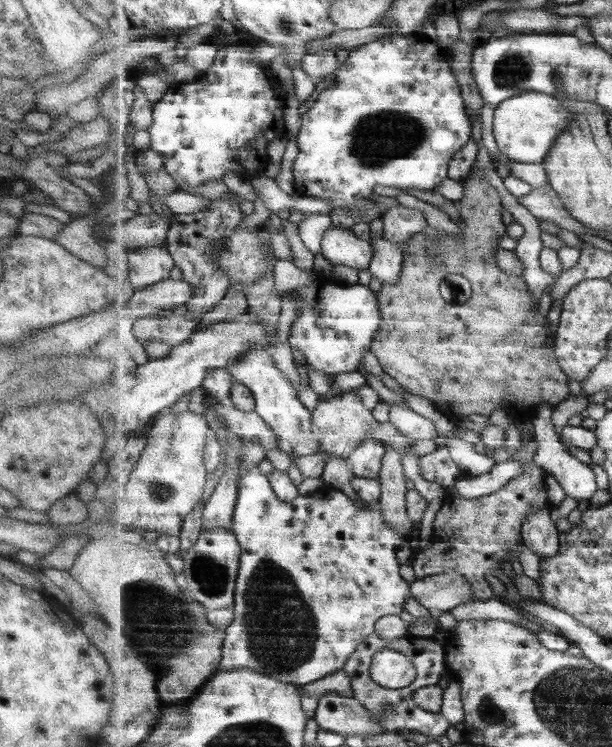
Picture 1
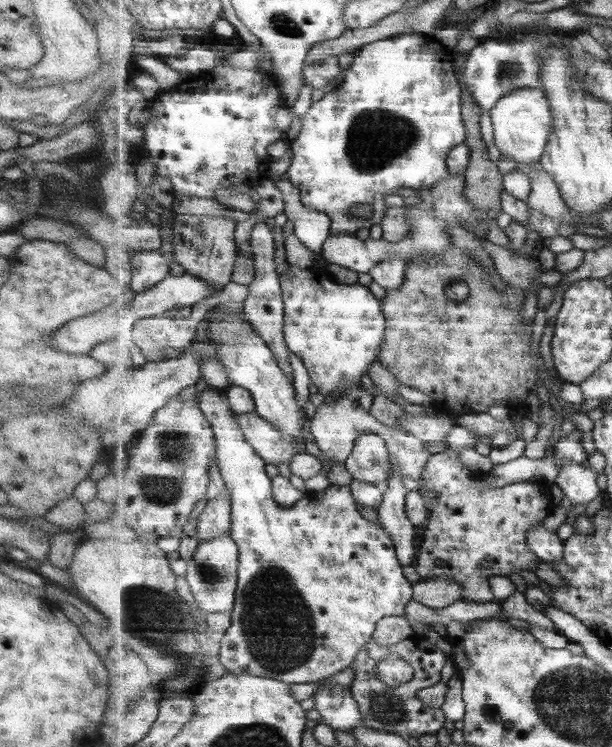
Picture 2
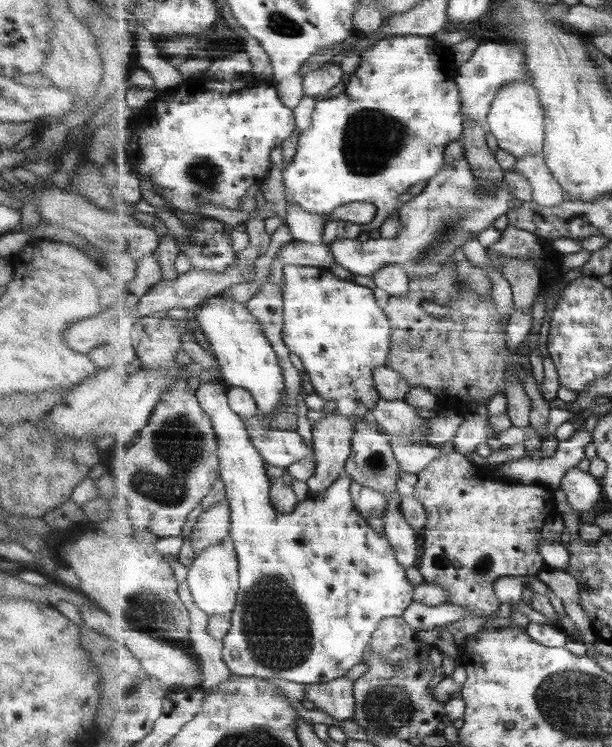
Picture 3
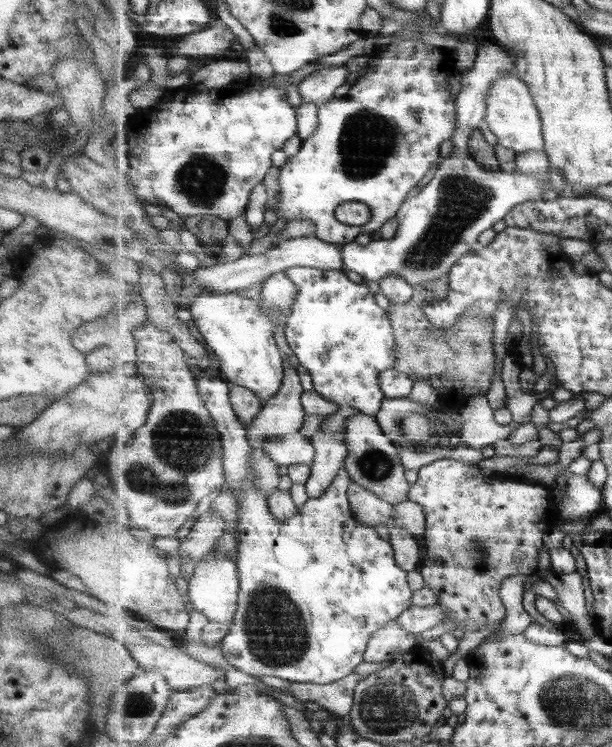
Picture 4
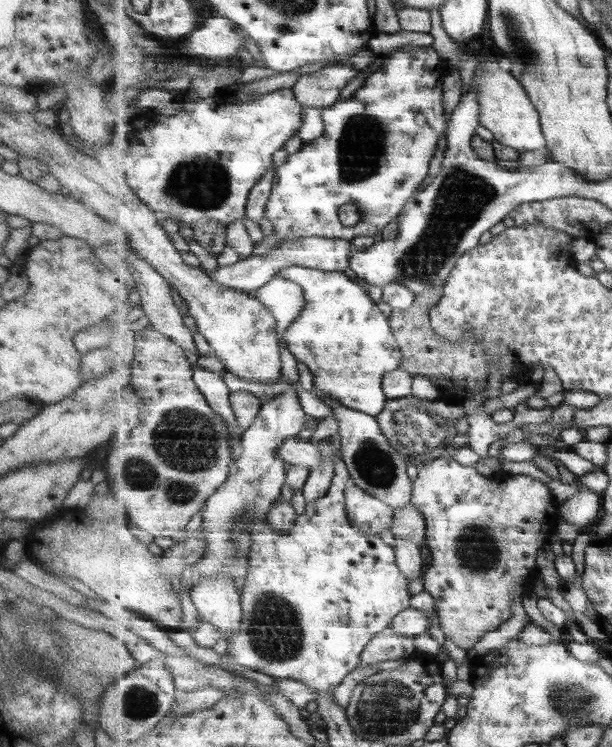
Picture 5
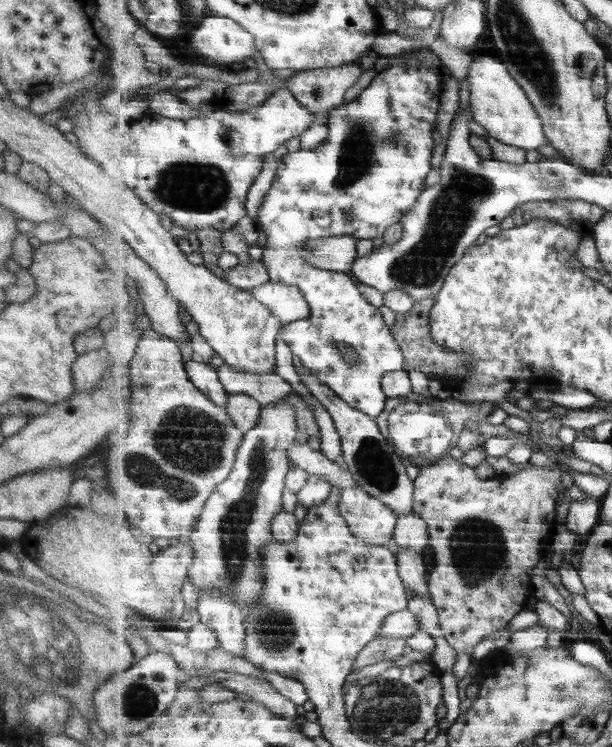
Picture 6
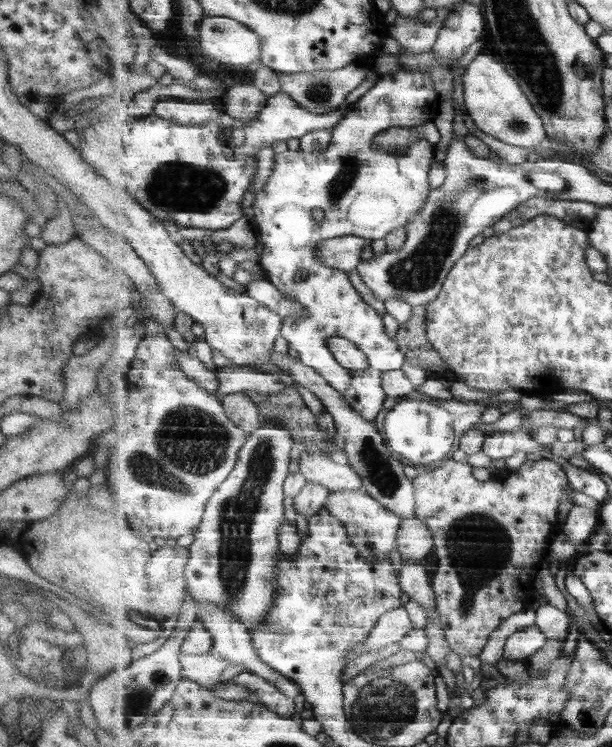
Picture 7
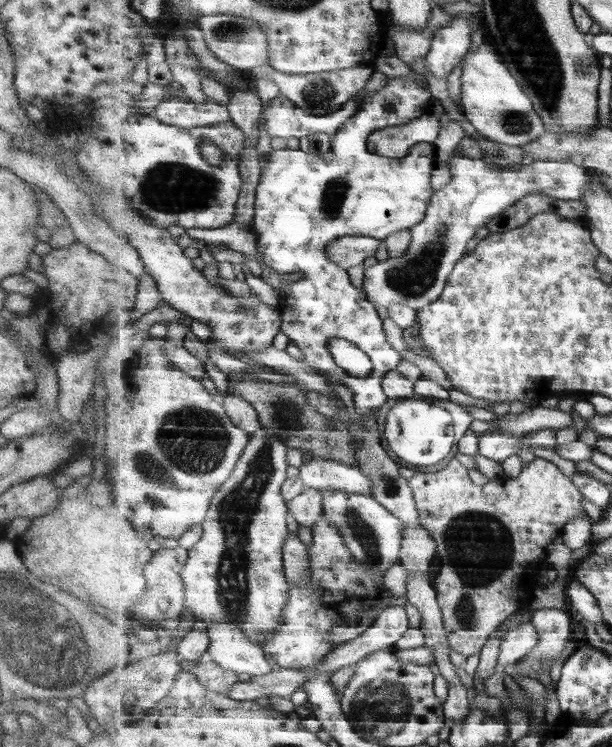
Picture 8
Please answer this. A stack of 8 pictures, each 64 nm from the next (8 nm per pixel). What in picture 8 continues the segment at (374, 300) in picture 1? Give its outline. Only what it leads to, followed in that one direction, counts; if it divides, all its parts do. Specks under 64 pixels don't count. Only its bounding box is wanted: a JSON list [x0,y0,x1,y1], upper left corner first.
[253,76,438,417]

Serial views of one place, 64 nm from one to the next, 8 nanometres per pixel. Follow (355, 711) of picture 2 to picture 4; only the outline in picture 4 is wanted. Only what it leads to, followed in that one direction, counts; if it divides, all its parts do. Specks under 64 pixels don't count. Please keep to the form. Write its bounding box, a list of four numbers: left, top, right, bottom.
[288,671,364,719]

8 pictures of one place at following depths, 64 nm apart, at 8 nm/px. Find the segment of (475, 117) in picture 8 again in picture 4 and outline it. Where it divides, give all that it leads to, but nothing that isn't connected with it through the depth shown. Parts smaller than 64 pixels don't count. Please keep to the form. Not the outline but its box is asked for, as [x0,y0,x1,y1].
[485,71,545,155]

